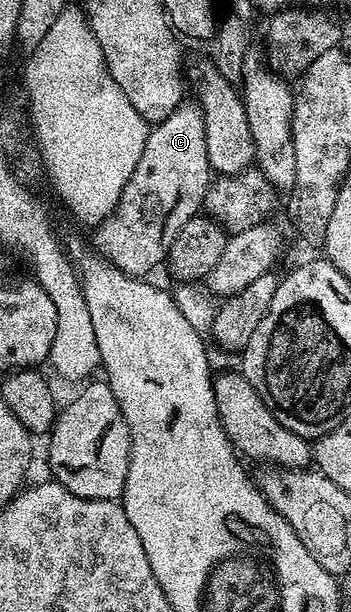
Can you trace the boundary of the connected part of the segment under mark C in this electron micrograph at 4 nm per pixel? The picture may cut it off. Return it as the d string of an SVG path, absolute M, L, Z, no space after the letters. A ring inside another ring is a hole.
M183 100L178 107L172 112L172 116L168 116L162 122L157 123L147 133L144 140L144 152L140 152L140 160L136 160L136 168L132 168L132 176L128 176L128 180L124 184L124 190L120 192L120 200L116 204L116 208L113 212L104 219L103 222L98 223L93 227L92 233L94 233L94 242L92 246L97 253L112 263L120 272L129 274L131 276L146 276L149 270L154 270L162 263L166 261L166 255L170 252L170 245L172 240L176 240L176 232L180 228L184 228L184 224L188 224L188 220L192 220L203 209L206 201L206 190L209 188L212 181L212 171L208 164L208 146L204 144L204 116L202 115L201 108L198 107L197 101Z

